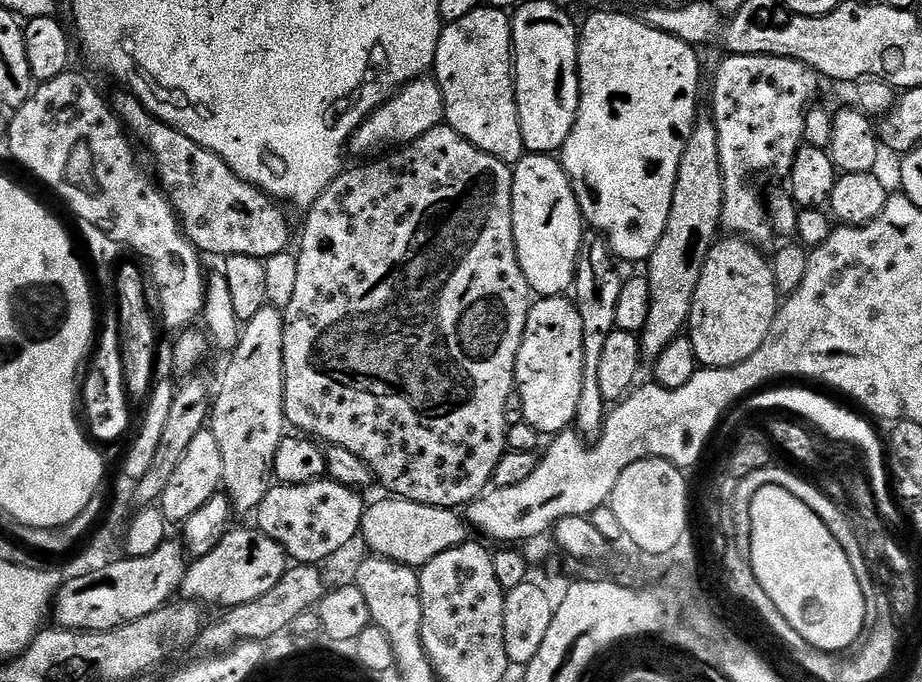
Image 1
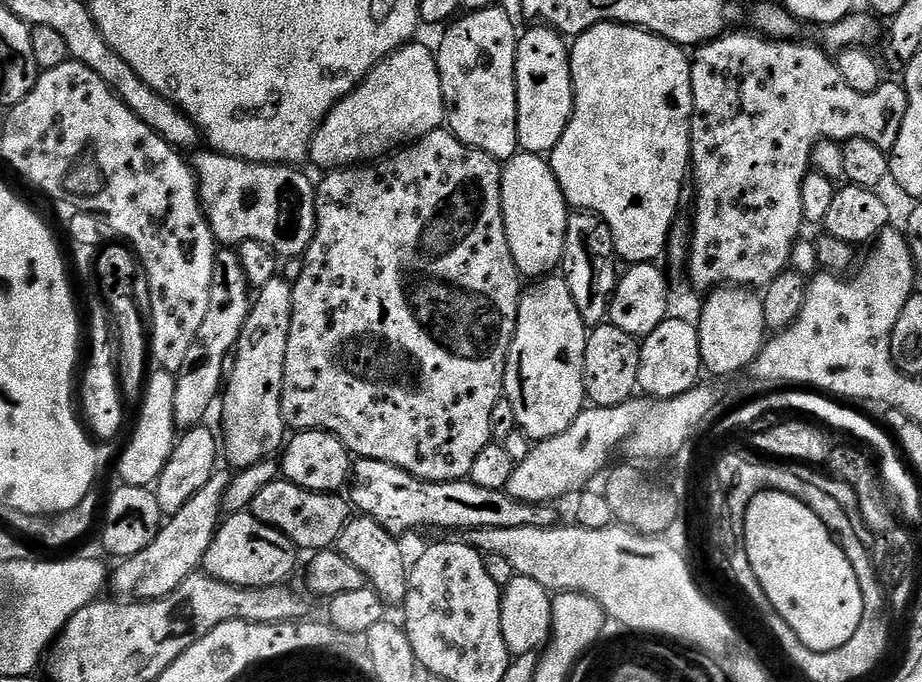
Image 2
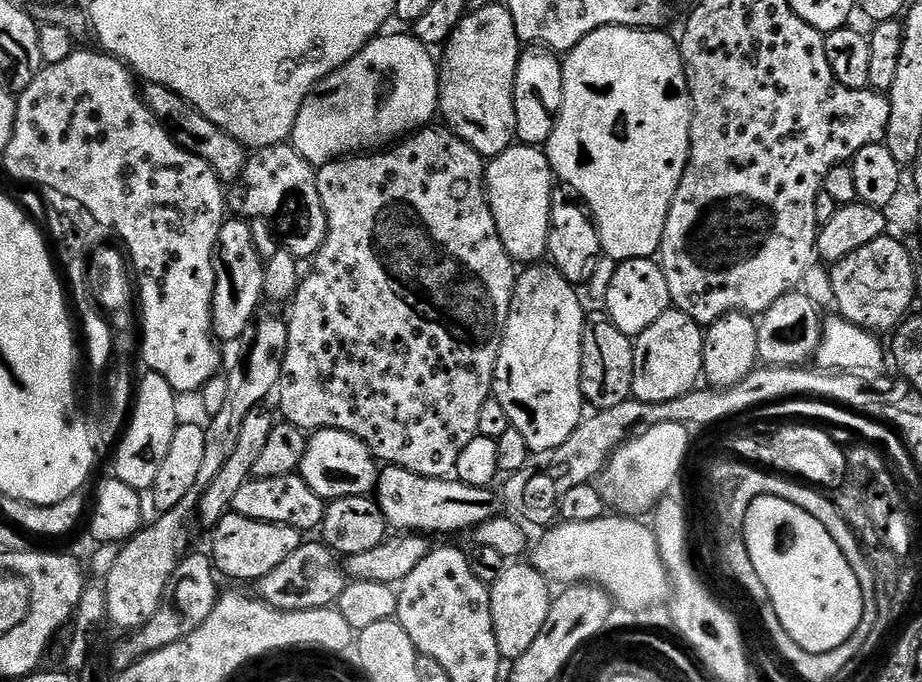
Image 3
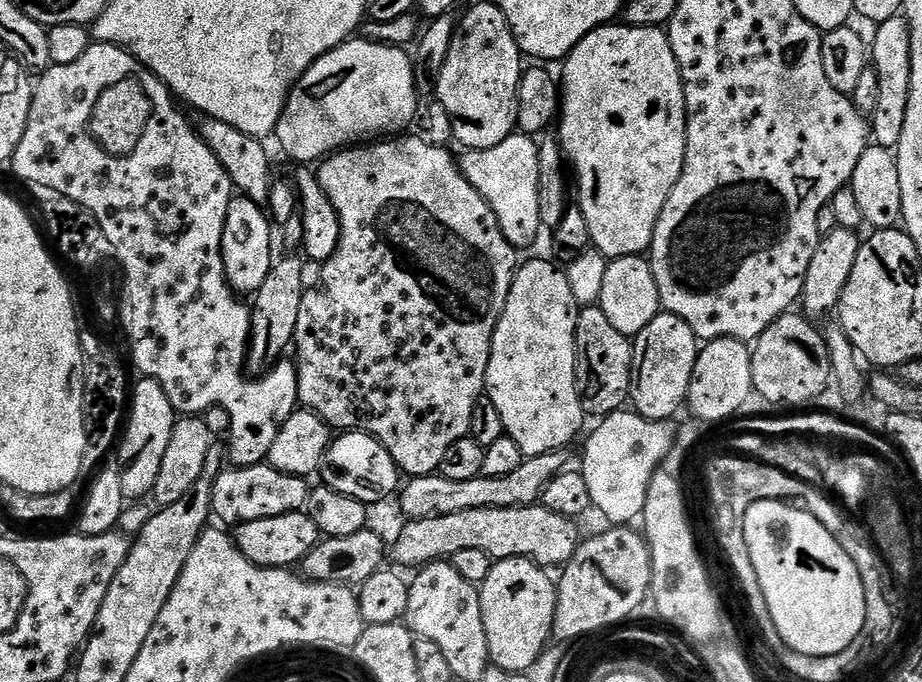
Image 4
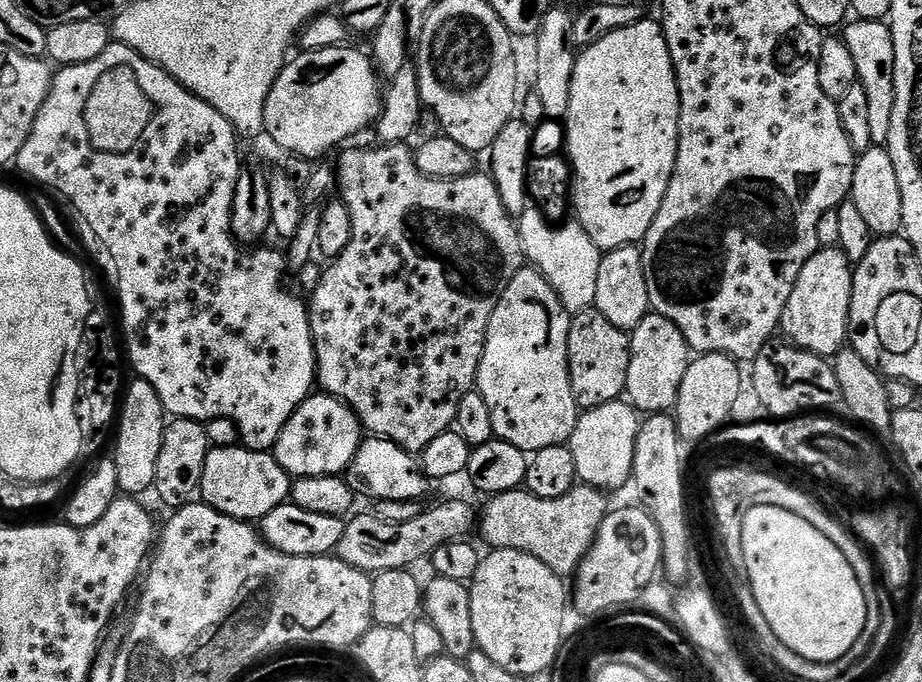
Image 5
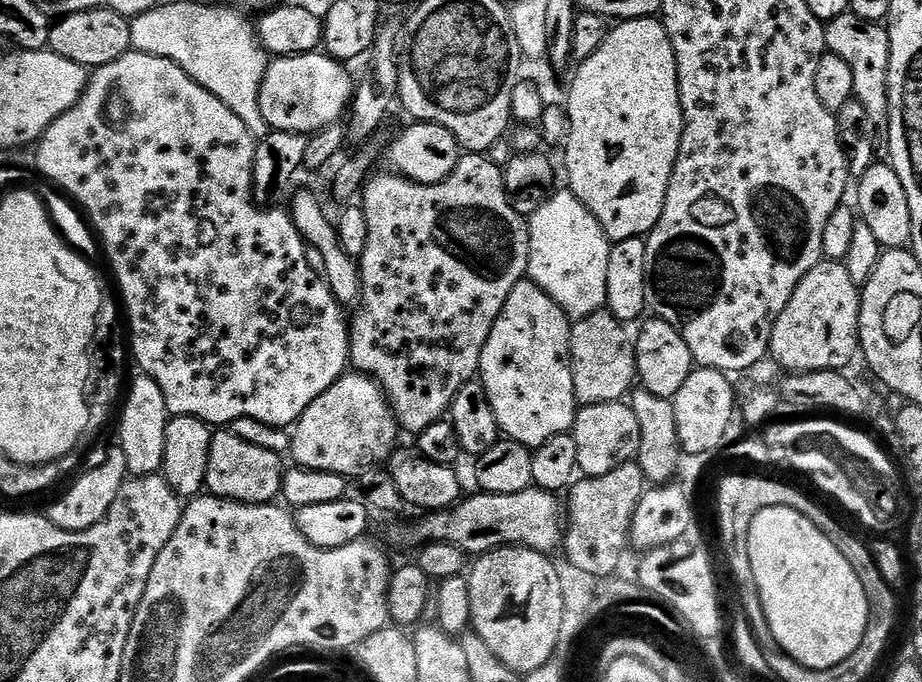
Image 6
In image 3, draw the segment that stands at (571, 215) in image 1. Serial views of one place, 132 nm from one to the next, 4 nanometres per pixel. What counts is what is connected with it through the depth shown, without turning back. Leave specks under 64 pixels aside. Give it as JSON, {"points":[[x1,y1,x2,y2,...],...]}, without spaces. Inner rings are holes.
{"points":[[517,143,500,156,493,156,486,164,486,191,498,234,504,248,520,266,543,261,548,253,554,177,547,151,531,144]]}

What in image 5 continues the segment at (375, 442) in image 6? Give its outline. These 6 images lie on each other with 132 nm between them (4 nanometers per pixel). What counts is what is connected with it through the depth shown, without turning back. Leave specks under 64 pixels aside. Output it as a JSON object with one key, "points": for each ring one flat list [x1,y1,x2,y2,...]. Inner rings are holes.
{"points":[[327,394,309,395,294,410,290,422,276,439,276,461,293,478,302,476,338,476,347,473,350,462,360,449,360,441,366,433,354,410,343,400]]}

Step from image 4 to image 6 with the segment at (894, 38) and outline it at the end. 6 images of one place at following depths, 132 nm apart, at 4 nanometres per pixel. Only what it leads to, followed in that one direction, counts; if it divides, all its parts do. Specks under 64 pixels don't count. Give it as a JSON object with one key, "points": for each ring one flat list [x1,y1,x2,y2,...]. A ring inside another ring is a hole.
{"points":[[845,14,827,21,824,30,824,43,827,51,834,53,846,66,850,66,850,75,854,78,852,94,866,110,873,129,880,130,888,122,888,63,890,62,890,42,888,30,883,23,875,20,863,20,851,14]]}

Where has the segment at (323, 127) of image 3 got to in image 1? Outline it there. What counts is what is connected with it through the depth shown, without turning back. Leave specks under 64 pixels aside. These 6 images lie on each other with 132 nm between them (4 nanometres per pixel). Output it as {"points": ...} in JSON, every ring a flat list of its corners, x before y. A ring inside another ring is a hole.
{"points":[[421,78,411,80,403,88,392,93,385,104,375,108,360,124,360,129,352,135,351,151,364,156,367,152,376,152,379,148,396,150,405,144,413,144,426,130,434,130,444,120,444,99,435,79]]}

